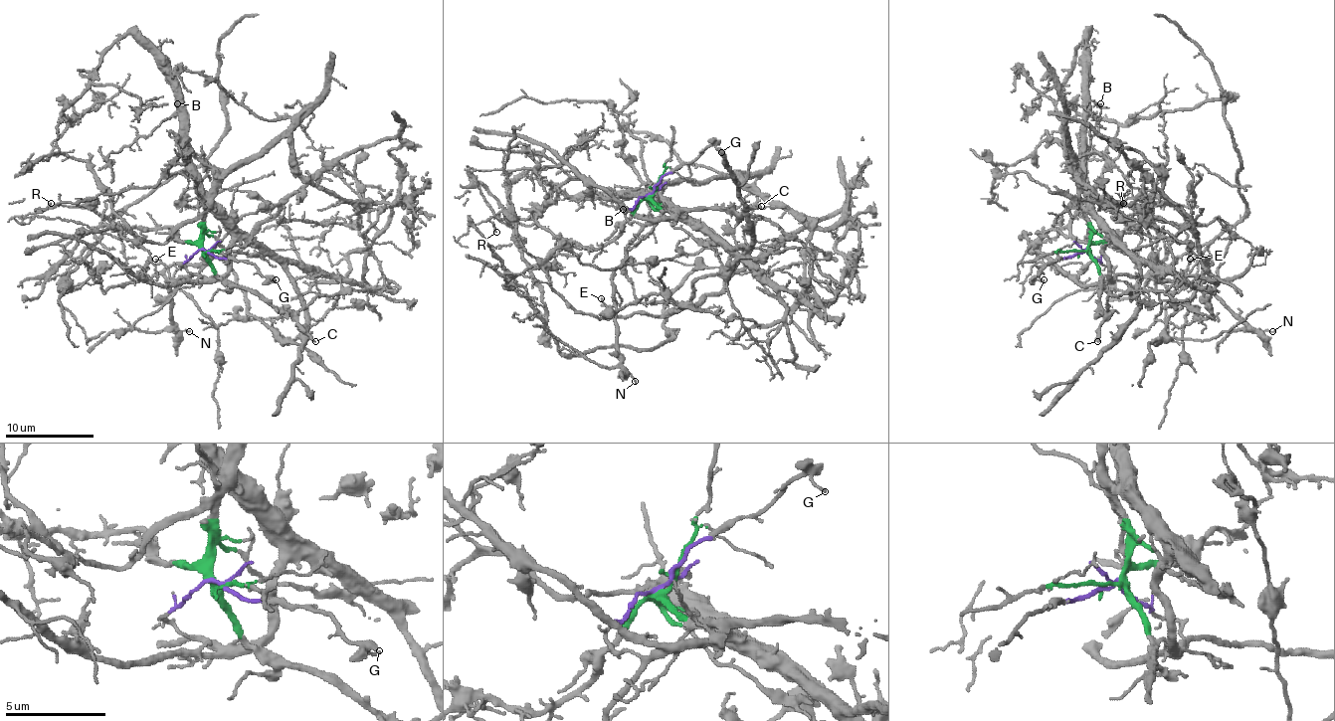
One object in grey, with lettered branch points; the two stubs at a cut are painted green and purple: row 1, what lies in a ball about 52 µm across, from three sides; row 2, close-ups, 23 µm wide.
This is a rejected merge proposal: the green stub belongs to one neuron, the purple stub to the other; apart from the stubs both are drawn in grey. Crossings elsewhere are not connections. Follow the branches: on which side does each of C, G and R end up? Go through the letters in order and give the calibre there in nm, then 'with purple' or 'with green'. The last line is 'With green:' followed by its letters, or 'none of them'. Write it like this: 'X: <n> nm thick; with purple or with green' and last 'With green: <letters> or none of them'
C: 240 nm thick; with green
G: 110 nm thick; with purple
R: 120 nm thick; with green
With green: C, R

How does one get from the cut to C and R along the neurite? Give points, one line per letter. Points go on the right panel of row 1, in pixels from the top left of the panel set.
C: (1083, 250), (1090, 254), (1099, 273), (1099, 313), (1103, 322), (1097, 342)
R: (1083, 250), (1139, 228), (1117, 208), (1108, 208), (1123, 203)

